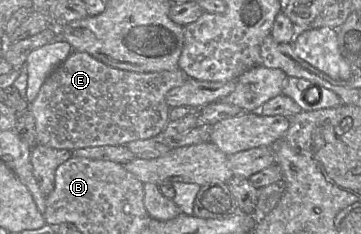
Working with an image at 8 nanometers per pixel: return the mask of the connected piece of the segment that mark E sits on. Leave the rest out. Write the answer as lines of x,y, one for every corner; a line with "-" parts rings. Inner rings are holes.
86,52
72,53
45,79
34,101
28,105
36,127
36,145
74,151
97,146
127,145
136,140
157,138
169,122
166,94
182,86
187,79
180,69
138,73
113,68

